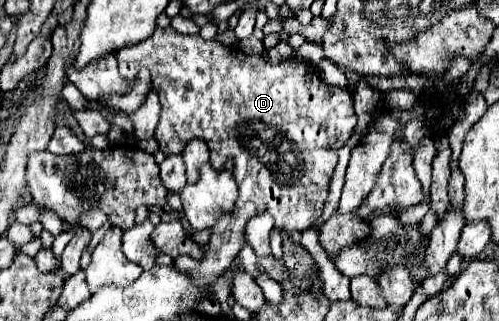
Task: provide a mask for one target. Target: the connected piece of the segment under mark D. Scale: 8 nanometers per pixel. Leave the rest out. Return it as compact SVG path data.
M157 27L151 37L141 43L121 47L117 53L119 73L123 79L133 81L141 67L151 71L153 89L159 95L161 115L155 129L155 141L165 155L183 153L191 139L201 139L207 143L211 153L211 165L215 171L229 171L239 187L239 199L235 209L219 219L213 227L213 237L209 241L209 251L201 261L187 259L179 255L173 267L195 279L197 285L211 285L235 259L239 249L245 245L243 231L251 217L259 213L271 213L275 219L275 229L279 231L305 231L323 213L323 203L327 199L329 181L337 165L337 151L353 135L357 117L353 111L351 91L329 87L321 81L317 69L299 61L295 57L285 59L277 65L265 61L263 55L245 55L241 49L223 47L217 41L205 41L199 35L181 35L175 29Z

